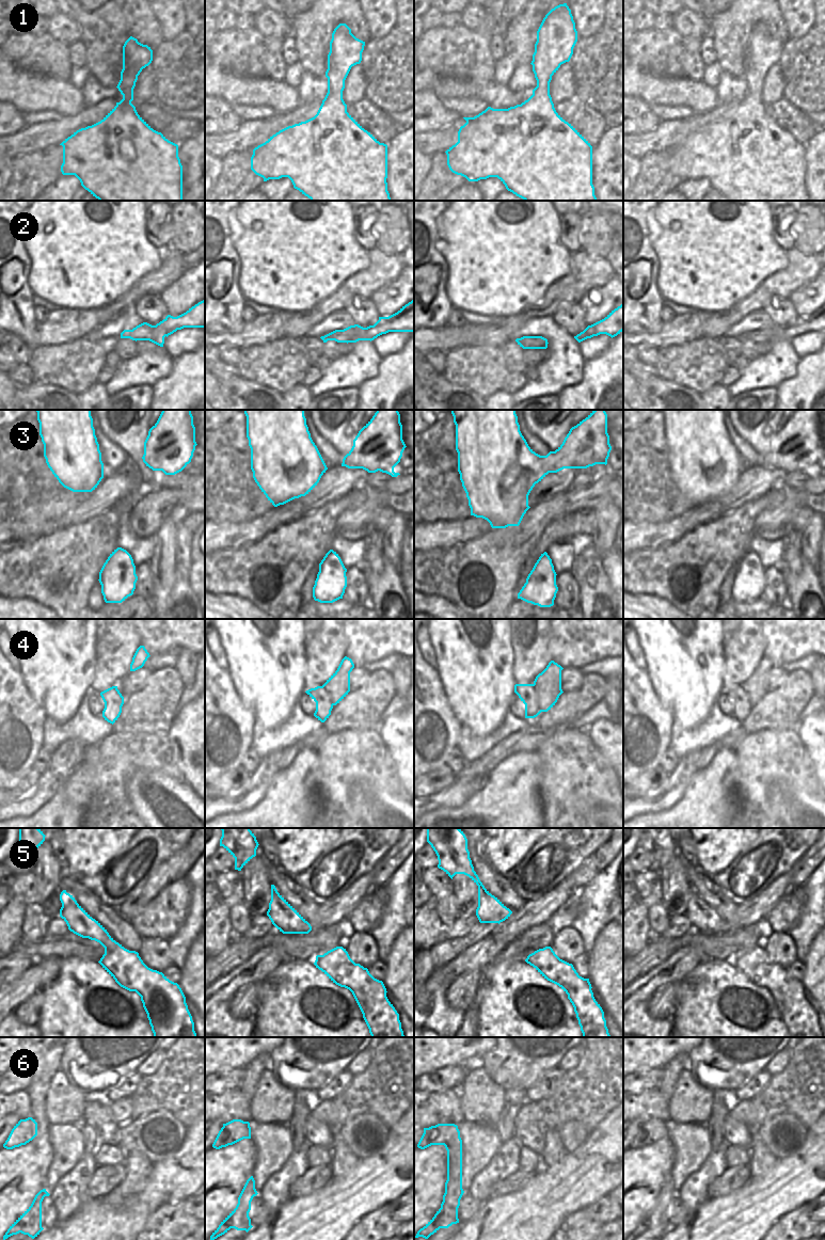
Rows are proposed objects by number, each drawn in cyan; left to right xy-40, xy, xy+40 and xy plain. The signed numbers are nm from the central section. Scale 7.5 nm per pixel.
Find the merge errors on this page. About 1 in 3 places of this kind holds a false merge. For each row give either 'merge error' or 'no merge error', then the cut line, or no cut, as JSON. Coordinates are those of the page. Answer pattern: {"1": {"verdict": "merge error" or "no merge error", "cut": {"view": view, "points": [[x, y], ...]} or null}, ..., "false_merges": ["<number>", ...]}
{"1": {"verdict": "no merge error", "cut": null}, "2": {"verdict": "no merge error", "cut": null}, "3": {"verdict": "no merge error", "cut": null}, "4": {"verdict": "merge error", "cut": {"view": "xy+40", "points": [[533, 684], [539, 708], [542, 711]]}}, "5": {"verdict": "no merge error", "cut": null}, "6": {"verdict": "no merge error", "cut": null}, "false_merges": ["4"]}

